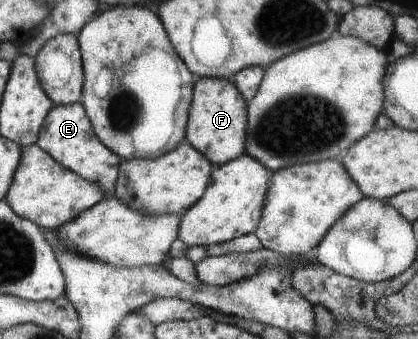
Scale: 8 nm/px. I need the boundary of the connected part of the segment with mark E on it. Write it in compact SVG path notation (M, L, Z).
M80 102L54 105L45 116L36 144L67 170L72 170L83 180L97 184L103 190L105 198L114 196L119 166L123 159L99 140Z

